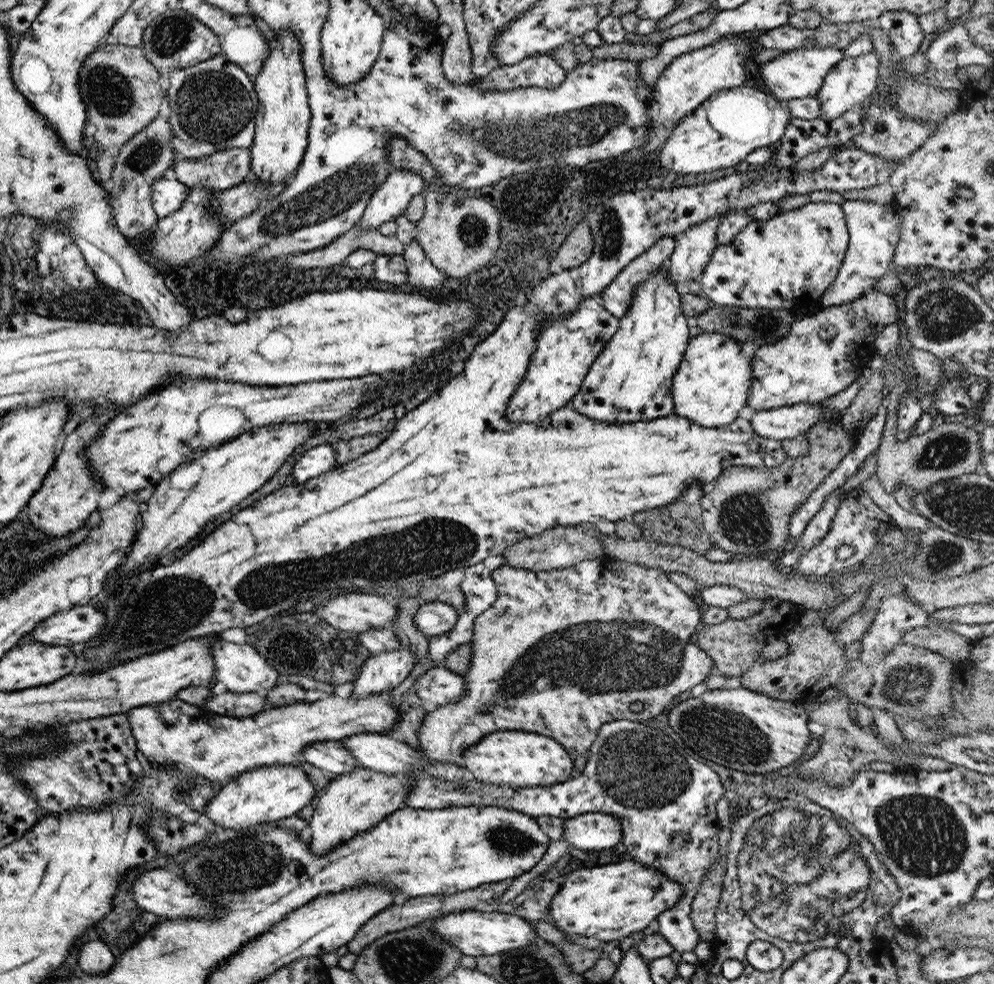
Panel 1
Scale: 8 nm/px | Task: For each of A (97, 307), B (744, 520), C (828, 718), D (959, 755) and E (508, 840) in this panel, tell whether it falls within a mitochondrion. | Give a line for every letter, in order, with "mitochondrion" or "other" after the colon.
A: other
B: mitochondrion
C: other
D: other
E: mitochondrion

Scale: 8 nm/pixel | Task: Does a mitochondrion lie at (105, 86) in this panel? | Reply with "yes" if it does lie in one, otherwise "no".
yes

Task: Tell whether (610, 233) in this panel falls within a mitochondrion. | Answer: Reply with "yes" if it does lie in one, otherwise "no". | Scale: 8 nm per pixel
yes

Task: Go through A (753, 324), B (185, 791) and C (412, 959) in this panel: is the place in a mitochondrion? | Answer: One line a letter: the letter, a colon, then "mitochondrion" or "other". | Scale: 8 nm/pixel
A: mitochondrion
B: mitochondrion
C: mitochondrion

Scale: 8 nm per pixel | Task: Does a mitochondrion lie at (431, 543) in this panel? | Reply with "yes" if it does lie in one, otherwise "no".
yes

